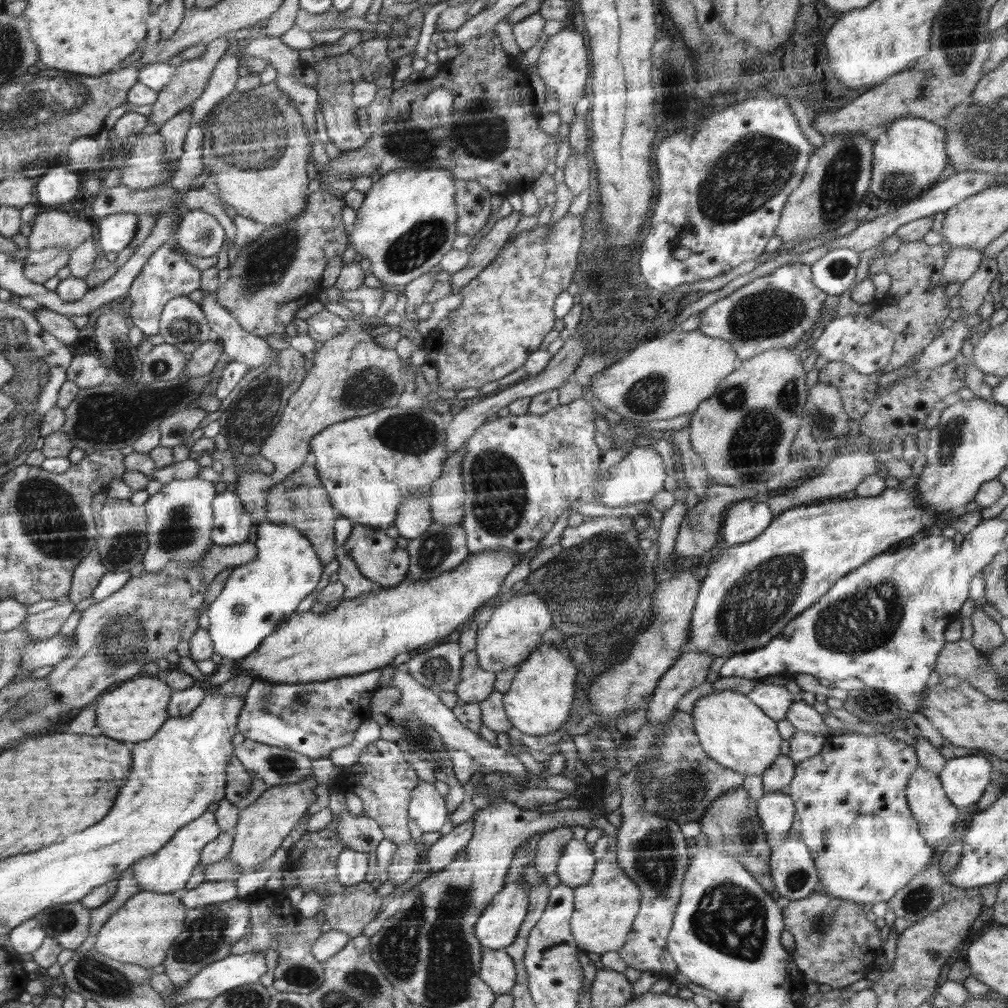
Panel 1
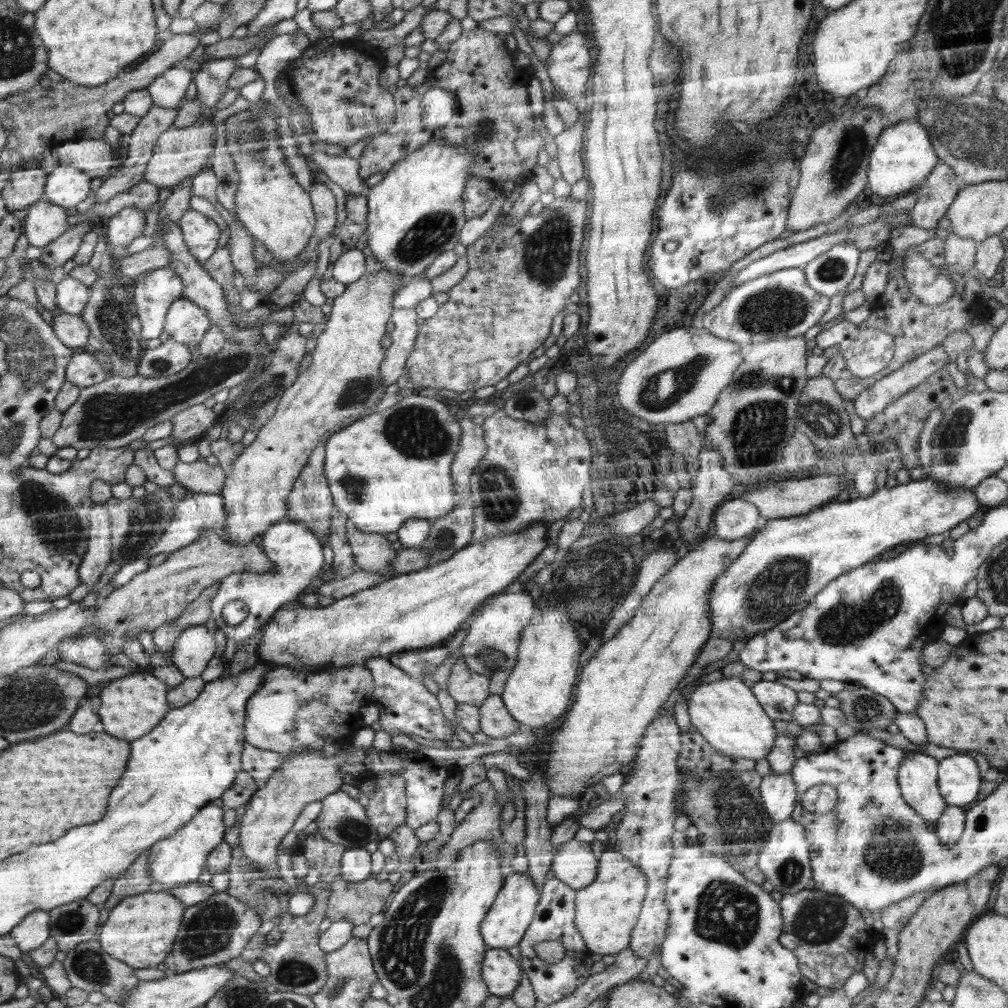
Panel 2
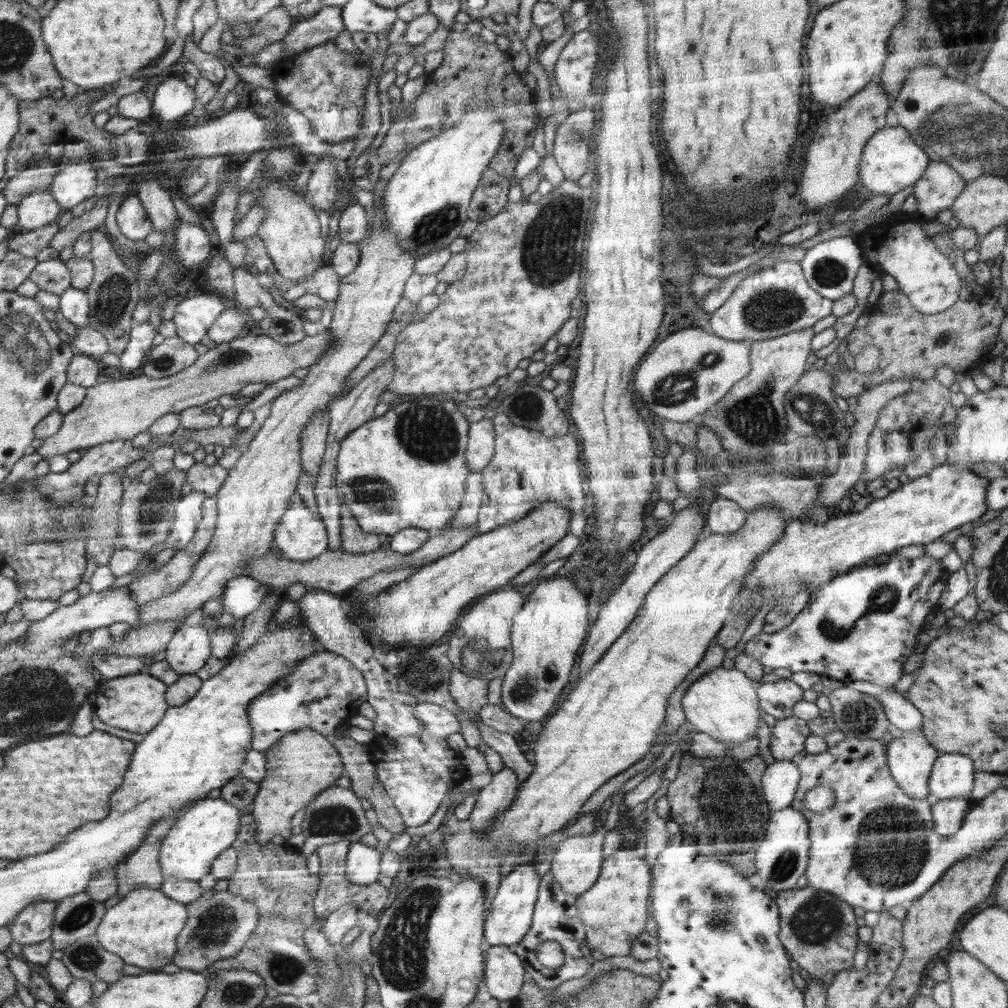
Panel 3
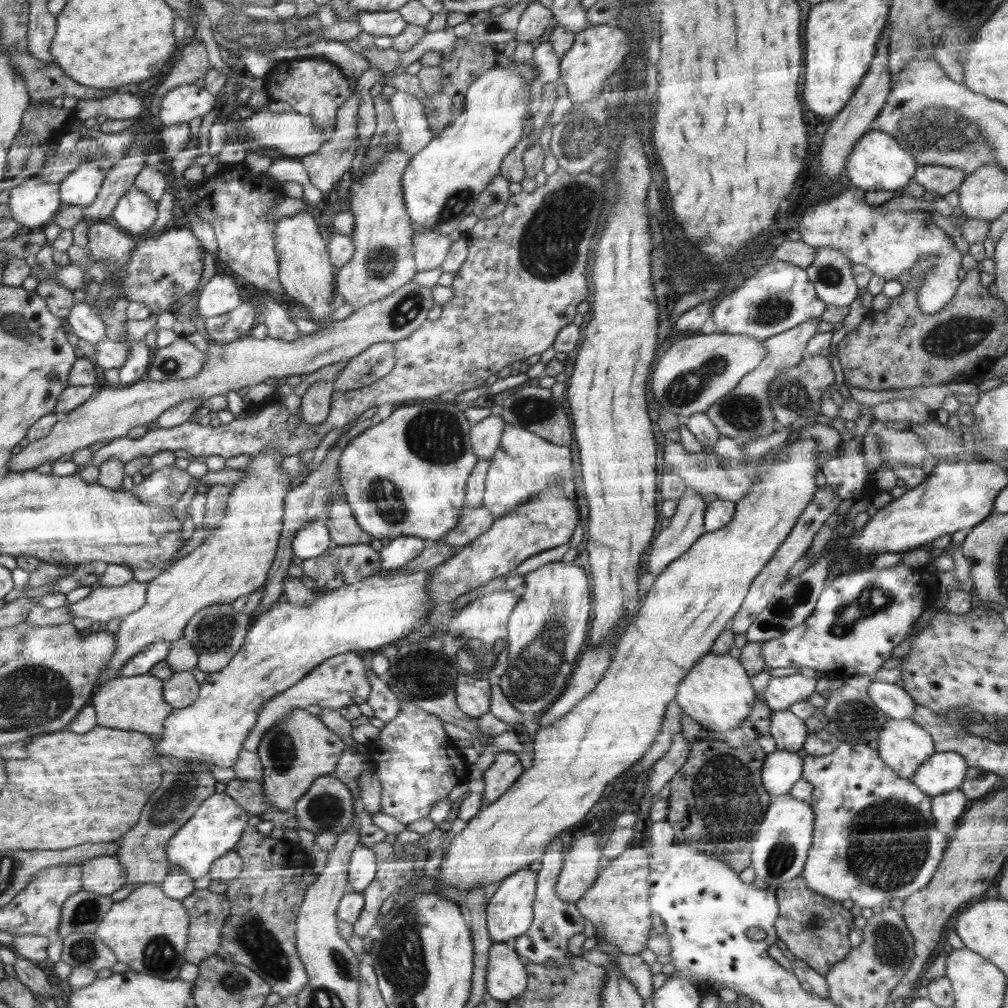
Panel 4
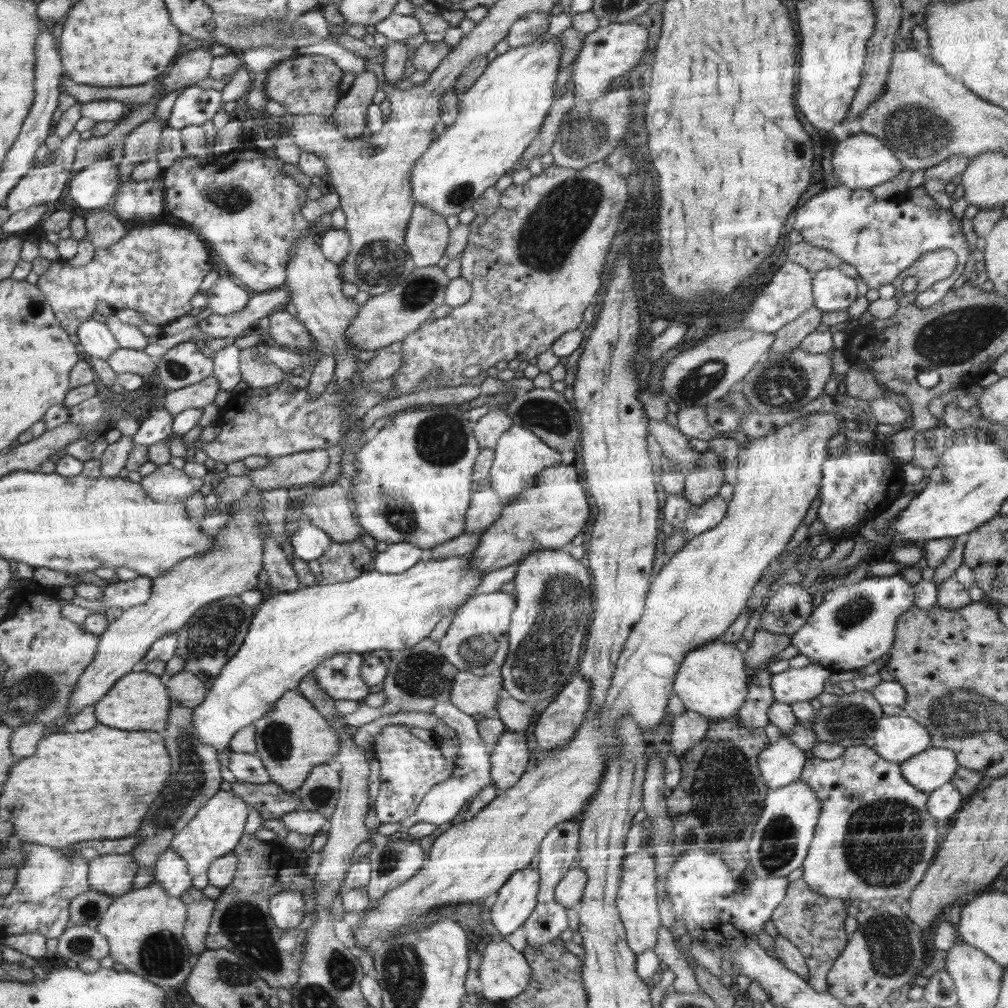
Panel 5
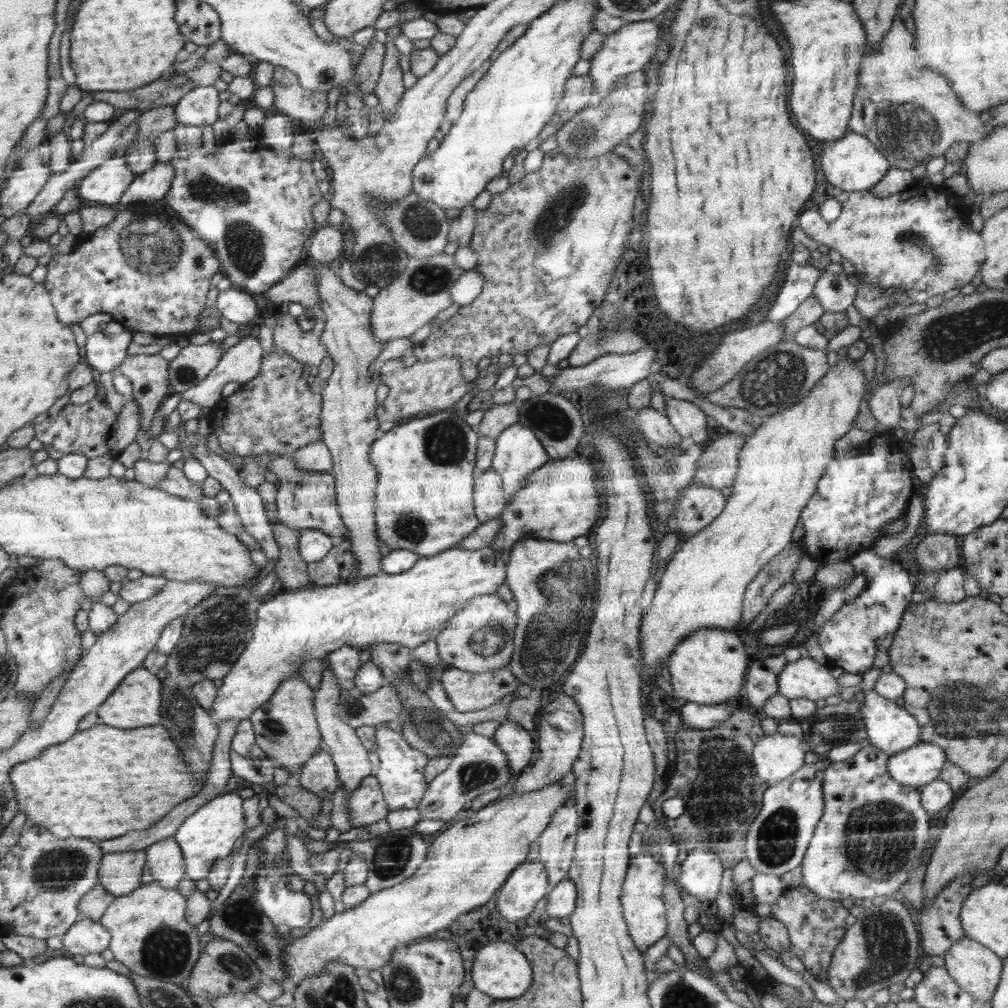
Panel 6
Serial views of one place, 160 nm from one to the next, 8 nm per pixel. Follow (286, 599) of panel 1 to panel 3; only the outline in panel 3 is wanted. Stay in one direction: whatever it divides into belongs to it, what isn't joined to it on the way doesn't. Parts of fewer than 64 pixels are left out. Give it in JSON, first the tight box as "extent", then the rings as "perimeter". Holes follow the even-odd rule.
{"extent":[223,498,329,620],"perimeter":[[[294,498],[275,531],[274,542],[284,558],[309,561],[328,550],[329,536],[324,521]],[[244,574],[234,578],[225,588],[223,596],[224,610],[236,620],[254,610],[262,599],[272,593],[273,589]]]}

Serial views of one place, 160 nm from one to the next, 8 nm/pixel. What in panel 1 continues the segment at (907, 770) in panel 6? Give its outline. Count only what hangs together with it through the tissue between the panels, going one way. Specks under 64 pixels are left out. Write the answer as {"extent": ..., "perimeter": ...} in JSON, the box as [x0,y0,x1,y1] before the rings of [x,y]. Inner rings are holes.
{"extent":[938,754,993,810],"perimeter":[[[970,754],[948,760],[938,778],[952,804],[963,810],[980,800],[988,783],[991,782],[993,770],[987,758]]]}

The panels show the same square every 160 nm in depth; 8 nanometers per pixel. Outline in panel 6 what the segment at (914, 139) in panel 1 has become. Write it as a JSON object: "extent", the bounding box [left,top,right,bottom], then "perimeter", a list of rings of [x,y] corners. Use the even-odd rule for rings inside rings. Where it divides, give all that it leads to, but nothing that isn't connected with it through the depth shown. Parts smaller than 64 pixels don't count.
{"extent":[820,132,891,192],"perimeter":[[[847,132],[842,138],[832,142],[828,150],[822,152],[820,158],[821,178],[842,191],[858,192],[871,189],[891,168],[888,159],[882,156],[874,145],[861,134]]]}

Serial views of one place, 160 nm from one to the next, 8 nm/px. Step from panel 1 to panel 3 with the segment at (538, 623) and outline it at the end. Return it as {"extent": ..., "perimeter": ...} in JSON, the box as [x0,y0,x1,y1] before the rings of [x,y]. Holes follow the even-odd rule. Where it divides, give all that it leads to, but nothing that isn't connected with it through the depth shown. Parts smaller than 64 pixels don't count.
{"extent":[447,587,524,680],"perimeter":[[[513,587],[490,593],[473,604],[455,624],[448,642],[447,655],[453,668],[482,680],[502,679],[513,662],[513,618],[524,604],[520,589]]]}

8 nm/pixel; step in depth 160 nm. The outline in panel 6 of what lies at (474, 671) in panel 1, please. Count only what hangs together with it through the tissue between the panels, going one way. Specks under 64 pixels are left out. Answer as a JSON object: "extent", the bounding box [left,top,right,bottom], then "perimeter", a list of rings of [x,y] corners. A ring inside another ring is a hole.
{"extent":[441,666,518,713],"perimeter":[[[447,666],[441,680],[446,697],[460,713],[489,708],[506,694],[513,694],[518,685],[508,666],[481,673]]]}

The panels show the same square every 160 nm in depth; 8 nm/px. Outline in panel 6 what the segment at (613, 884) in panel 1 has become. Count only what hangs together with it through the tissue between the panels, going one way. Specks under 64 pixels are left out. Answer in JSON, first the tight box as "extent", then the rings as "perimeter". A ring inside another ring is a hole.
{"extent":[621,852,669,952],"perimeter":[[[642,852],[640,855],[636,855],[630,863],[624,889],[621,891],[621,904],[624,908],[626,924],[629,924],[630,936],[633,937],[633,943],[639,949],[642,949],[642,952],[648,947],[652,947],[667,933],[666,924],[669,924],[669,921],[667,920],[666,900],[663,896],[665,890],[664,878],[666,878],[664,868],[654,860],[654,855]]]}

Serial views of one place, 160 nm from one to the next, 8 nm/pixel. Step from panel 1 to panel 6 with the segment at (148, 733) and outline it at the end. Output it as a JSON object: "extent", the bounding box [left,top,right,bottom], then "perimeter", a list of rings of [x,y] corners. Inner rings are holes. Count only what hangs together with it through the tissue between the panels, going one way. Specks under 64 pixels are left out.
{"extent":[95,666,161,728],"perimeter":[[[145,666],[138,667],[122,681],[121,685],[113,692],[105,703],[95,712],[101,723],[116,728],[138,728],[159,724],[161,719],[160,705],[160,680]]]}

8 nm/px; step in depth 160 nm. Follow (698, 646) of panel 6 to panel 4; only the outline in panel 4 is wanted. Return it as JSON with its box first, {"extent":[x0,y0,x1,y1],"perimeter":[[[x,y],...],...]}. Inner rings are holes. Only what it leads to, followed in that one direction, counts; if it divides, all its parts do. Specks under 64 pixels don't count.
{"extent":[676,652,756,731],"perimeter":[[[729,652],[709,653],[694,664],[692,671],[681,682],[676,702],[705,731],[730,731],[738,728],[754,708],[756,696],[750,678],[740,660],[732,658]]]}

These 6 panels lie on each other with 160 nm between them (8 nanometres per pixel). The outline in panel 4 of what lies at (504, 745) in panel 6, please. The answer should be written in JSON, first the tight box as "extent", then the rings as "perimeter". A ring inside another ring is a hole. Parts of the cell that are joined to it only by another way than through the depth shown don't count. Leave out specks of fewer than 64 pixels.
{"extent":[483,752,525,806],"perimeter":[[[497,752],[494,763],[485,771],[483,806],[498,800],[525,771],[520,758],[512,752]]]}

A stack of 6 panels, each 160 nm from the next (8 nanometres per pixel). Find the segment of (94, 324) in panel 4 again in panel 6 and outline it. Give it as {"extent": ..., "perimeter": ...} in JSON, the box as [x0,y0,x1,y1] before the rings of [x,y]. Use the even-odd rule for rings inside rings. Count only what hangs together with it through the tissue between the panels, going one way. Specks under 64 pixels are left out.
{"extent":[86,331,133,374],"perimeter":[[[97,331],[86,340],[86,363],[98,374],[115,372],[127,357],[127,350],[133,334],[125,331],[122,334],[108,335]]]}

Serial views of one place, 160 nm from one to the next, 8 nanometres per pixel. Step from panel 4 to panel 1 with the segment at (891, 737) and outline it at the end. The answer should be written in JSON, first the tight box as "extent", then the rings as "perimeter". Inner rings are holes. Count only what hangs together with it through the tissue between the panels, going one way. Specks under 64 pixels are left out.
{"extent":[906,765,960,848],"perimeter":[[[918,765],[909,776],[906,785],[906,798],[914,821],[919,826],[919,832],[931,847],[937,848],[940,842],[953,832],[960,809],[954,806],[946,796],[938,775],[922,765]]]}

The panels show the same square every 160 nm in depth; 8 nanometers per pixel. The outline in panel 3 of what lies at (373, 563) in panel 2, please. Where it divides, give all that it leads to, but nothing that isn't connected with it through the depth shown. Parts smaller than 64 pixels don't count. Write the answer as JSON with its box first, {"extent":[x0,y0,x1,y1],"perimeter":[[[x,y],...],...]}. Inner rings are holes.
{"extent":[340,504,381,554],"perimeter":[[[344,504],[341,505],[340,524],[341,548],[346,552],[362,554],[378,550],[381,544],[378,535],[363,530],[357,523],[357,517]]]}

